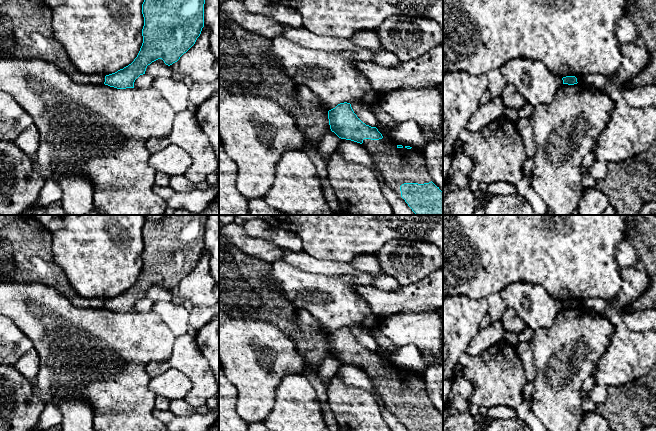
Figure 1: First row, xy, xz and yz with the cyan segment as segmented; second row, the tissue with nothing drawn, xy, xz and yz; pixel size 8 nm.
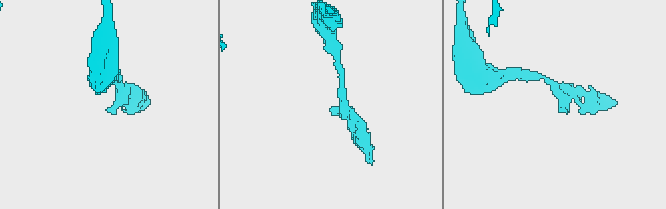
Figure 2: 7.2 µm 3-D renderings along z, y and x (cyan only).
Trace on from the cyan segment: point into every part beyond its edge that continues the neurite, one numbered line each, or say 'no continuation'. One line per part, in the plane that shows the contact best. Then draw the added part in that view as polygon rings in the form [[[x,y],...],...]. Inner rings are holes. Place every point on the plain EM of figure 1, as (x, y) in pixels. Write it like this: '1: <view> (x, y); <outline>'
1: xz (398, 390); [[[364,363],[362,369],[367,373],[375,389],[382,398],[383,407],[392,412],[400,421],[400,410],[404,407],[424,408],[432,405],[425,391],[424,376],[417,372],[398,372],[395,365],[385,366],[383,363]]]

